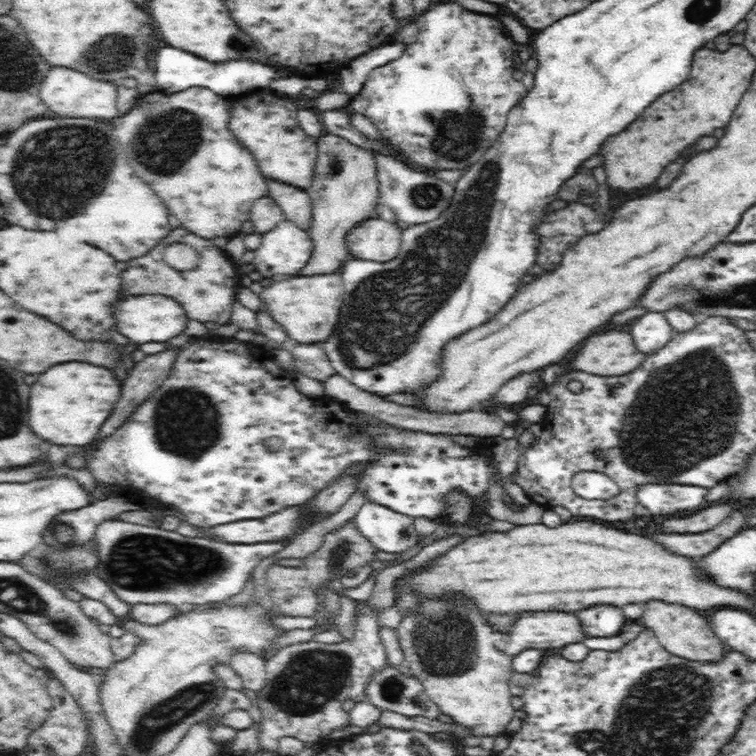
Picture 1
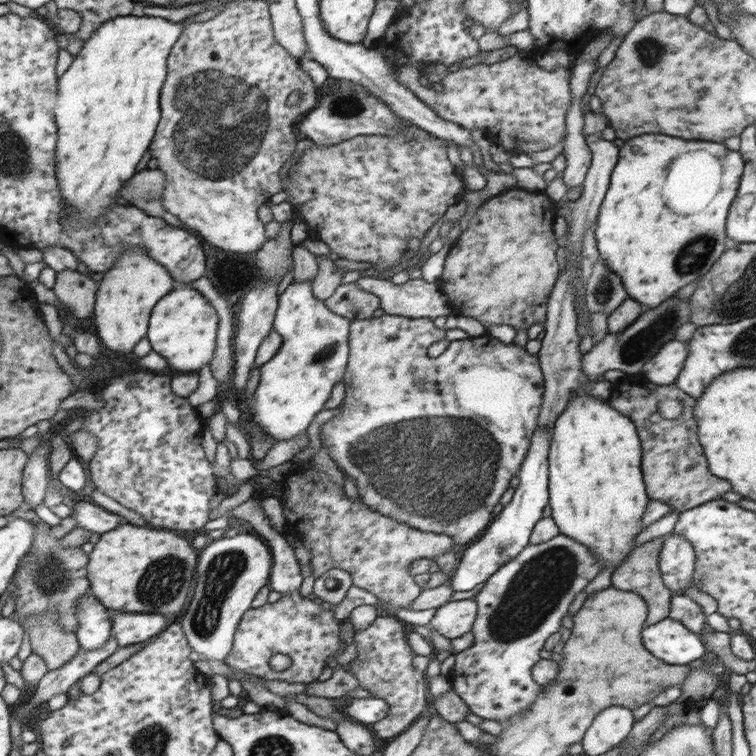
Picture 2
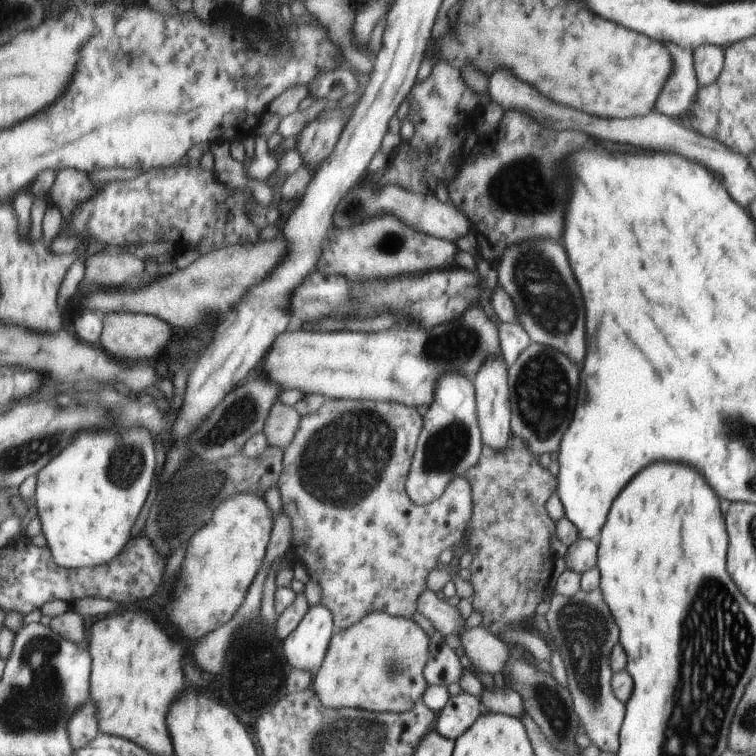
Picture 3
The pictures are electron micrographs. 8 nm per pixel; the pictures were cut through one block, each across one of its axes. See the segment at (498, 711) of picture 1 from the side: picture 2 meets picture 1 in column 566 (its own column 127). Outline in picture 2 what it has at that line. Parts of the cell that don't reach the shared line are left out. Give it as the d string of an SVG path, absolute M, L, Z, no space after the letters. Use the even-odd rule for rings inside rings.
M113 612L112 636L119 645L131 645L152 639L168 626L162 613Z

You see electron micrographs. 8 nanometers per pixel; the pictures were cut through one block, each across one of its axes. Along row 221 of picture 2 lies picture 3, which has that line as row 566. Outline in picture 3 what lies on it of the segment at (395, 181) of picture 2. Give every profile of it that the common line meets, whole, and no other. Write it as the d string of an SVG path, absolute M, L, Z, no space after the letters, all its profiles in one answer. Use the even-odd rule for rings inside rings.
M326 399L325 403L312 413L301 416L298 430L294 434L292 442L288 444L285 450L285 470L281 474L278 484L278 492L282 498L282 508L288 514L292 522L292 548L296 560L303 562L308 568L307 574L311 580L316 580L321 588L321 603L329 607L334 613L336 627L339 630L349 629L356 622L362 621L362 618L373 612L384 612L396 617L412 618L417 610L417 600L426 590L426 578L428 572L432 572L438 566L438 558L444 550L452 548L464 534L466 526L473 518L472 512L472 487L469 479L465 476L456 478L438 500L426 505L415 504L406 493L406 478L412 456L415 454L416 442L422 430L422 416L418 414L416 408L406 406L399 402L372 402L368 400L346 400L346 399Z

